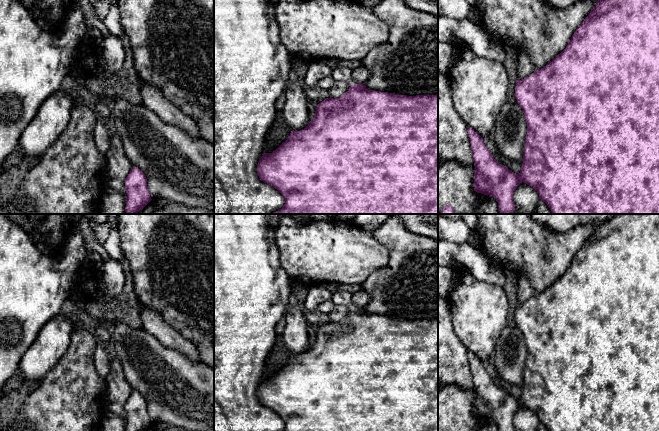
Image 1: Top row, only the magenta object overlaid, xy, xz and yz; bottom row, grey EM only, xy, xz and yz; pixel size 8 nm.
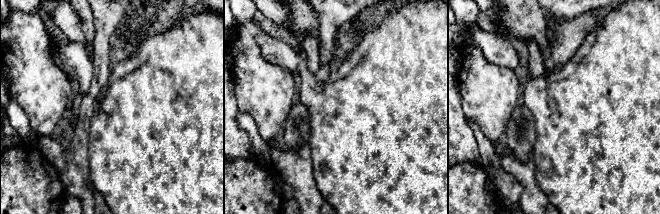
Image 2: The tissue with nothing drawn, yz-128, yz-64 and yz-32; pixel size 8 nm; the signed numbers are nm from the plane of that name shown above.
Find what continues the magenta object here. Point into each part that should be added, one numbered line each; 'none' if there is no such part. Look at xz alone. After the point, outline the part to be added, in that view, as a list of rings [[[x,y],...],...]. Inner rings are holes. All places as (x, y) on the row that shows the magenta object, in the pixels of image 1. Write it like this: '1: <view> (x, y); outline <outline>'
1: xz (340, 73); outline [[[337,61],[332,66],[333,66],[333,72],[331,74],[331,77],[335,81],[345,82],[348,85],[354,84],[354,82],[352,80],[352,70],[351,69],[339,65]]]

